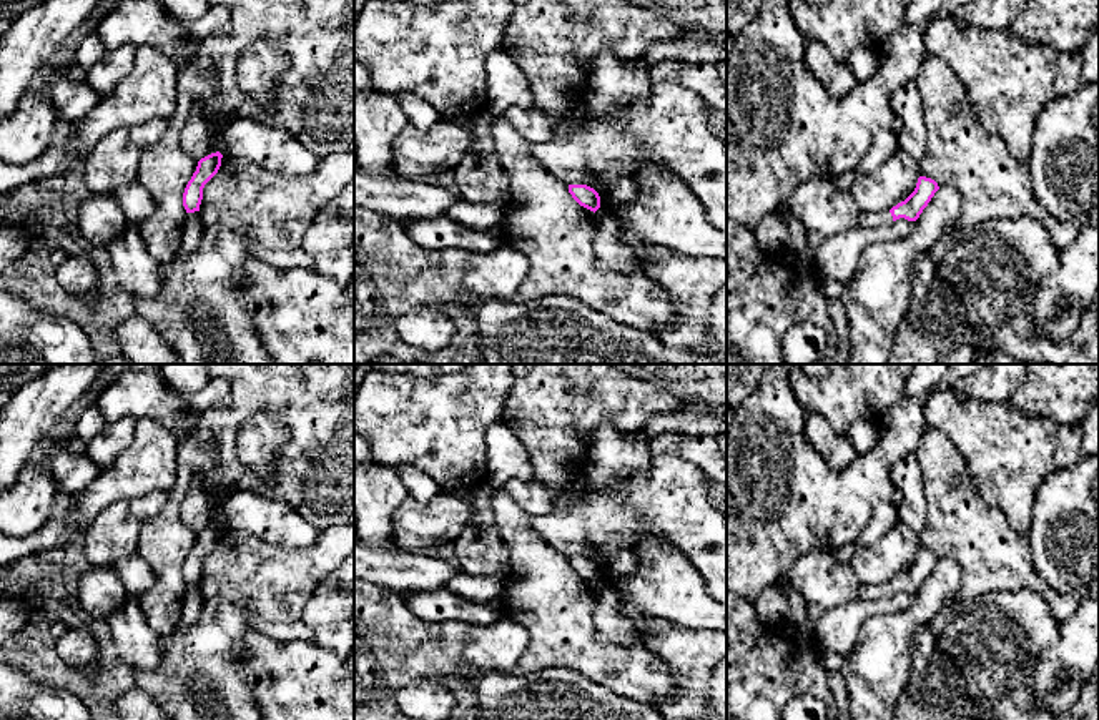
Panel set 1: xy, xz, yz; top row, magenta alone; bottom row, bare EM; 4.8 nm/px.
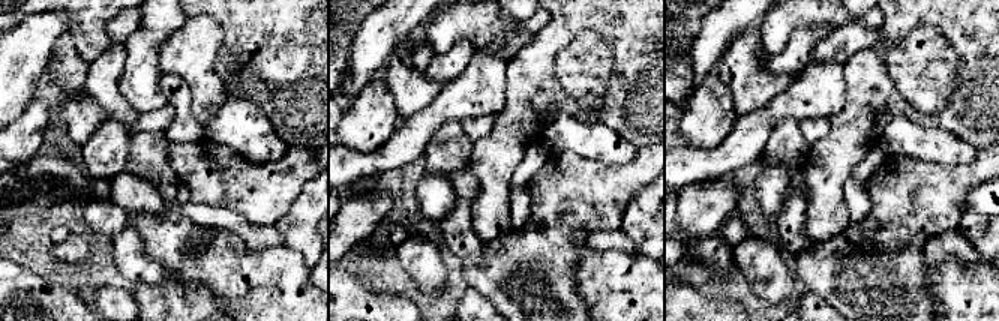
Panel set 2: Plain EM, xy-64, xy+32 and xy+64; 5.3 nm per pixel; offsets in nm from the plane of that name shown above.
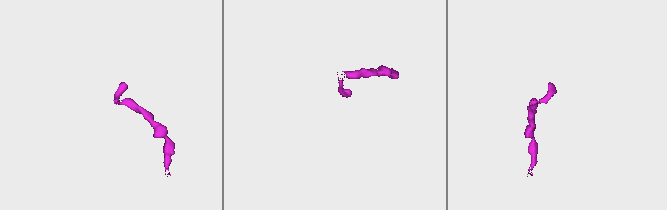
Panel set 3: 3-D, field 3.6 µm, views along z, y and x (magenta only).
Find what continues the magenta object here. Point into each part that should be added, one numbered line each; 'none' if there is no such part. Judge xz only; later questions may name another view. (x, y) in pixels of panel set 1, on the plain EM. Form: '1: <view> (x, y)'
none

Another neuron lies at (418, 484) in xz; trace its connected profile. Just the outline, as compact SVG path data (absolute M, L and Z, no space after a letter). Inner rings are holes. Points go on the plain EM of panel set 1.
M412 466L394 467L394 472L404 484L409 496L419 499L421 502L429 502L441 487L422 471Z

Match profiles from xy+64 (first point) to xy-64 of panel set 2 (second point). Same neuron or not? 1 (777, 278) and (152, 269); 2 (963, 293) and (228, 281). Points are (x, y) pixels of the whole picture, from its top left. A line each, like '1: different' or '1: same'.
1: different
2: same

